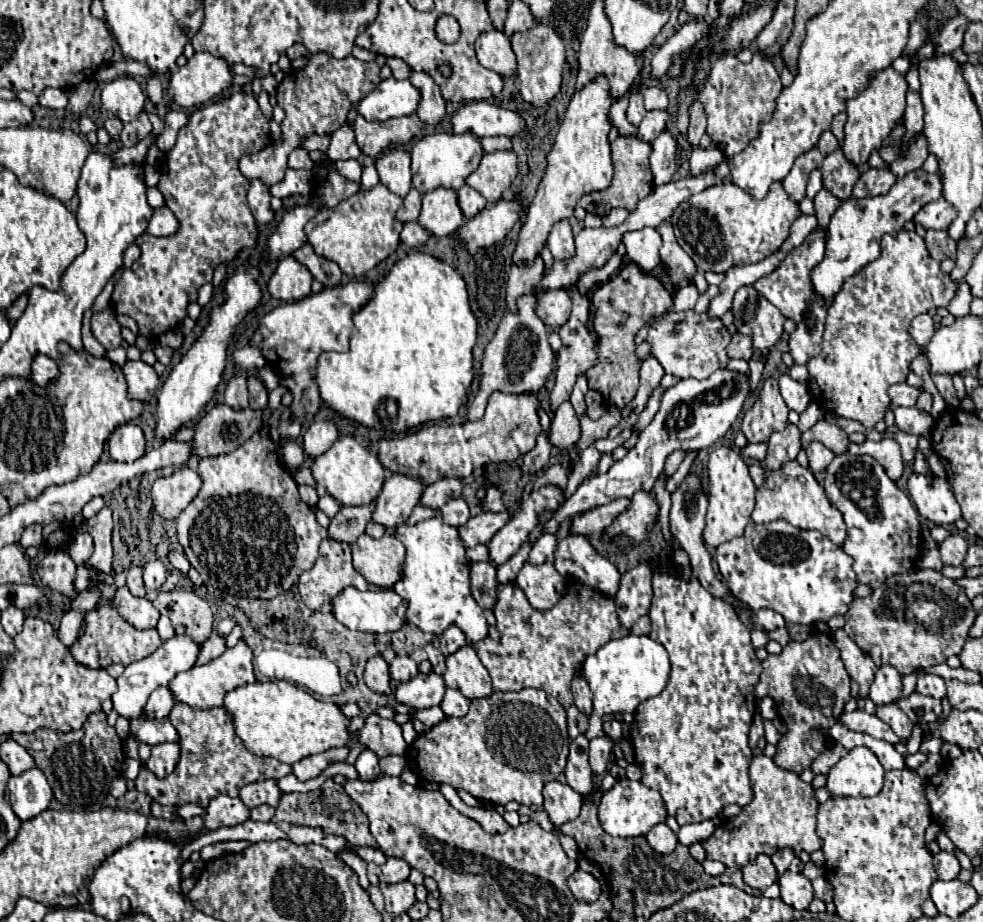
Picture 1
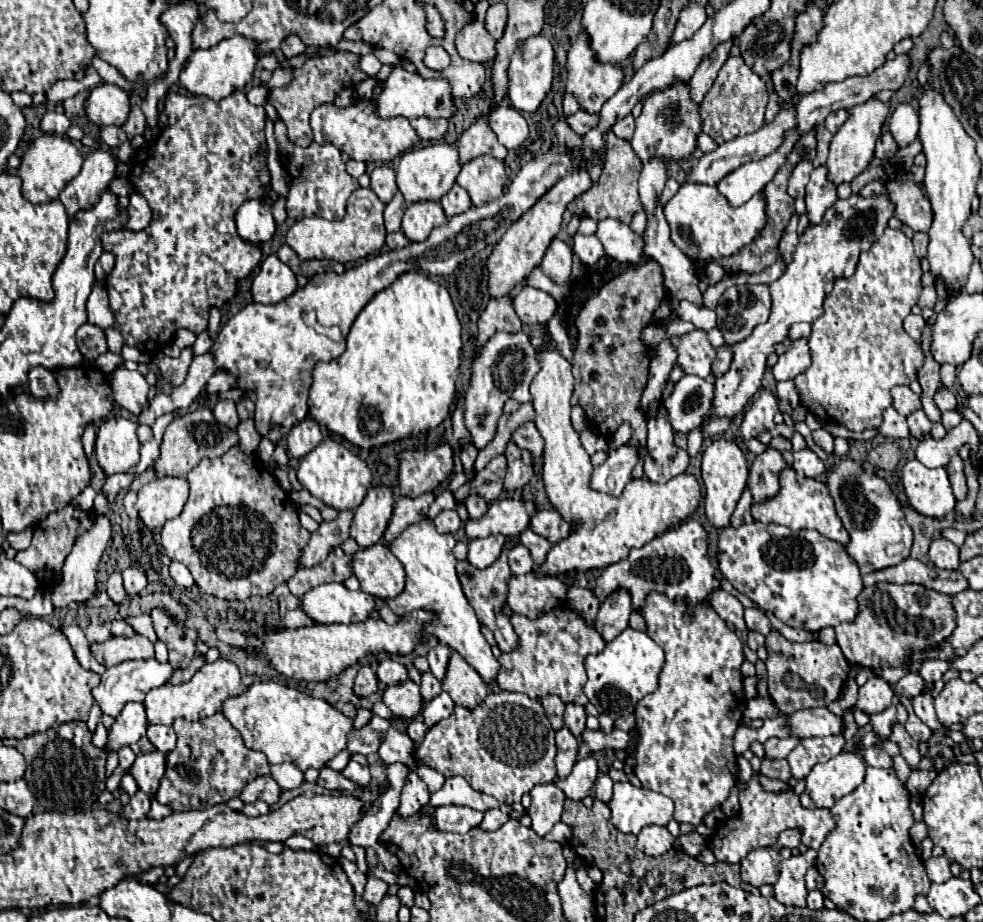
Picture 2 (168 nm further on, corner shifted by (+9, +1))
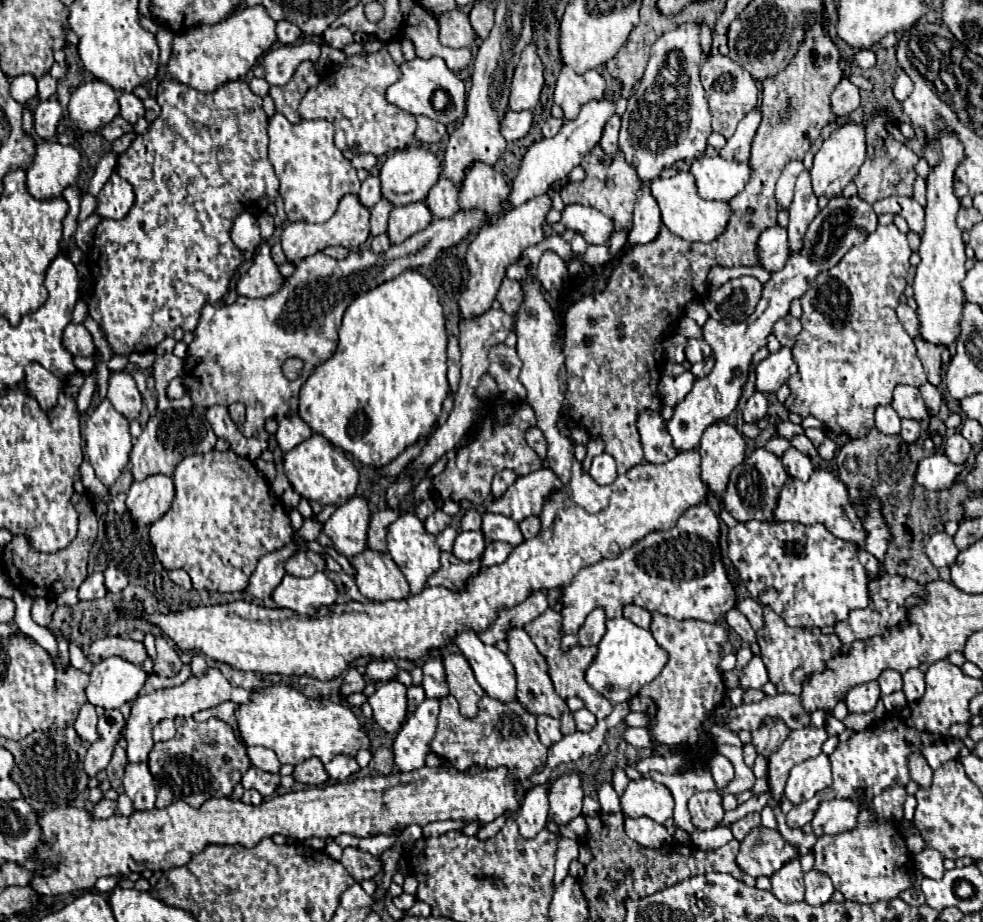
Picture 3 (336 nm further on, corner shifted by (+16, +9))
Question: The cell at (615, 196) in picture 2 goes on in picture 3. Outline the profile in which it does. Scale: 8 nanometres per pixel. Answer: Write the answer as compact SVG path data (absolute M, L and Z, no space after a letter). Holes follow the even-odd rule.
M596 146L592 148L592 152L588 152L588 156L584 156L582 160L582 168L586 170L586 178L580 182L568 182L564 188L560 188L560 196L564 200L564 204L584 204L584 206L592 206L600 212L604 212L604 216L608 216L614 222L614 230L630 230L632 228L632 210L636 206L636 192L640 190L640 178L636 176L636 170L624 162L622 152L616 154L614 162L610 166L604 166L600 162L602 158L602 150Z

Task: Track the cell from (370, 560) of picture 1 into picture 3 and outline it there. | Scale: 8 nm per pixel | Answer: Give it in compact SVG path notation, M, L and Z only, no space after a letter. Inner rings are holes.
M364 550L356 558L352 558L352 566L358 572L356 584L368 600L384 602L404 600L410 596L410 588L404 580L404 574L396 568L394 560L388 554Z

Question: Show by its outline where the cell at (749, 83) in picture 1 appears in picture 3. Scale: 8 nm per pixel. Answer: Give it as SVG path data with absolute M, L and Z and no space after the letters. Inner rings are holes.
M712 54L710 58L702 62L700 78L702 78L704 90L708 96L708 104L710 104L712 130L722 134L724 138L730 138L736 132L738 122L758 104L756 82L744 68L740 68L736 62L732 62L728 56L722 56L722 54Z

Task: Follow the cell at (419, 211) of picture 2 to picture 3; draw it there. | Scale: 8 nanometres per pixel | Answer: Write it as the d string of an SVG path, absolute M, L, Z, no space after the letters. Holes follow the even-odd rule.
M424 202L398 206L398 208L392 208L390 212L386 234L392 240L392 244L400 244L412 234L424 230L430 224L430 220L432 220L432 214Z

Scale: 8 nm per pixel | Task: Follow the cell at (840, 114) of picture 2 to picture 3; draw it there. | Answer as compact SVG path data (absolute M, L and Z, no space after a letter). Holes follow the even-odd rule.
M842 78L840 84L836 86L836 90L832 92L832 110L834 110L834 114L838 118L848 116L858 106L860 106L860 90L848 78Z

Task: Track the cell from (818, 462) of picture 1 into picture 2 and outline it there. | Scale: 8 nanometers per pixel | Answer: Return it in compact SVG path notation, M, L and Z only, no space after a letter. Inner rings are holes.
M809 448L805 450L799 450L799 452L793 452L795 456L795 462L793 462L793 468L799 476L809 476L809 478L815 478L819 474L825 472L825 464L823 460Z

